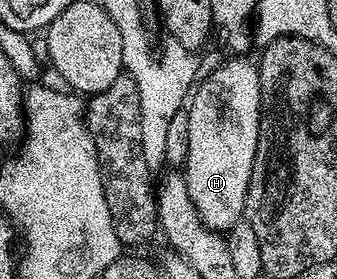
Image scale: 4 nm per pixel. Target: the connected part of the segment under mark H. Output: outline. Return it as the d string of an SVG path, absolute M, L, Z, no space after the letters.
M239 55L229 60L232 61L217 66L198 82L186 110L189 155L185 176L189 197L193 199L193 207L197 207L197 215L216 231L232 229L244 216L245 195L249 191L259 138L261 83L258 68Z

